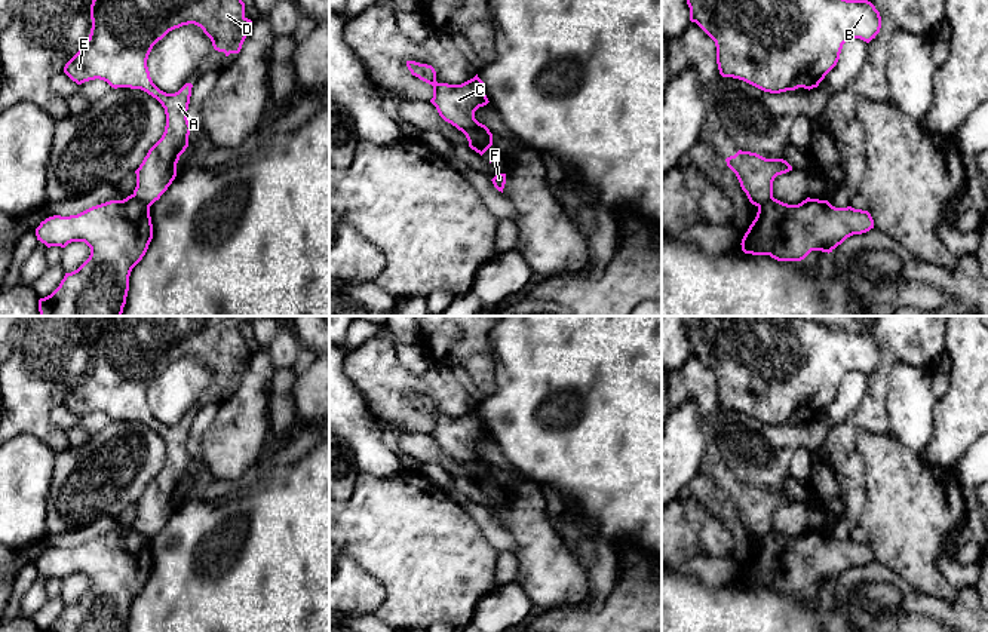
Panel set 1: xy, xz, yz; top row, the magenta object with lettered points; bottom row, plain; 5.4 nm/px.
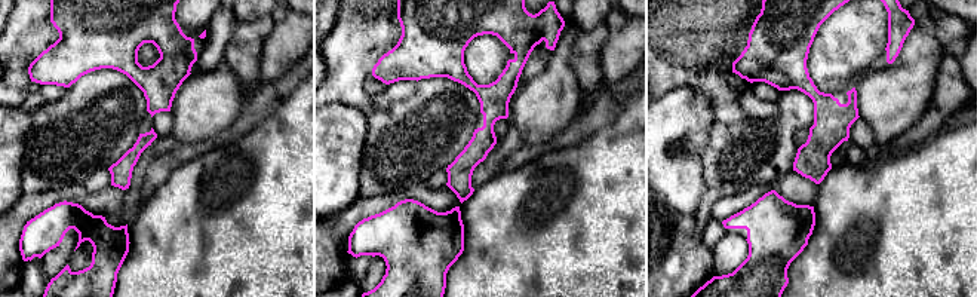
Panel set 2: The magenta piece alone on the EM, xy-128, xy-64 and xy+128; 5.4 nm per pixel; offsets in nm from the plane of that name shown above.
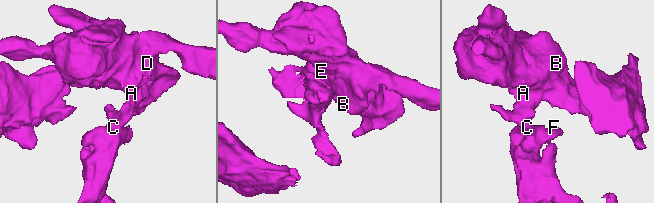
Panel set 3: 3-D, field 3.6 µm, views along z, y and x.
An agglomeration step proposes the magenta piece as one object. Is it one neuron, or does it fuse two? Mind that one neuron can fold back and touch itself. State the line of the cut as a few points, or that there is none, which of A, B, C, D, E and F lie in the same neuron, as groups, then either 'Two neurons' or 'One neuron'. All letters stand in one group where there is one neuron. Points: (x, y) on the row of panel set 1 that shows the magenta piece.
Split along xy (131, 195), (149, 206). Groups: A B D E / C F. Two neurons

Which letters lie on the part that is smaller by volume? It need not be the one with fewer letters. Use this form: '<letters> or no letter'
C, F

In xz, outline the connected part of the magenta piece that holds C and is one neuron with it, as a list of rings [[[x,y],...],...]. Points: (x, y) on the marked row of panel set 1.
[[[406,61],[406,67],[412,76],[433,86],[430,102],[439,116],[461,131],[469,147],[482,156],[493,145],[493,134],[475,119],[475,111],[490,102],[485,92],[473,79],[461,85],[438,83],[435,68],[427,64]]]

